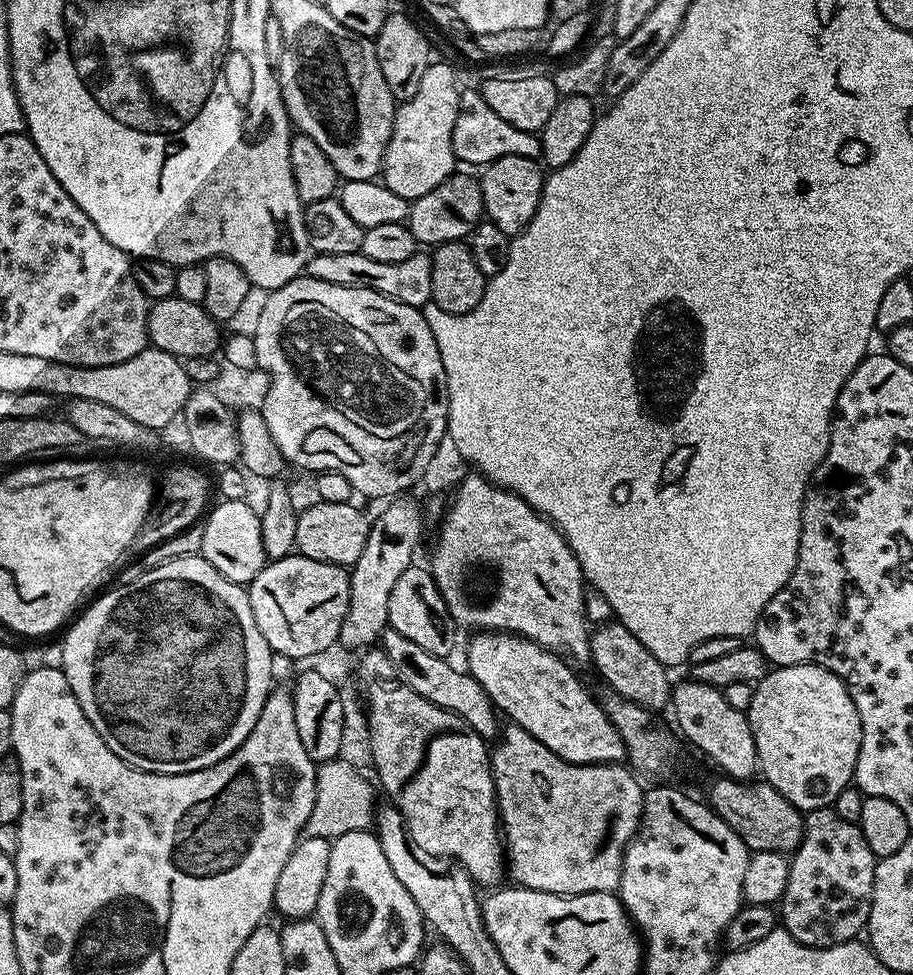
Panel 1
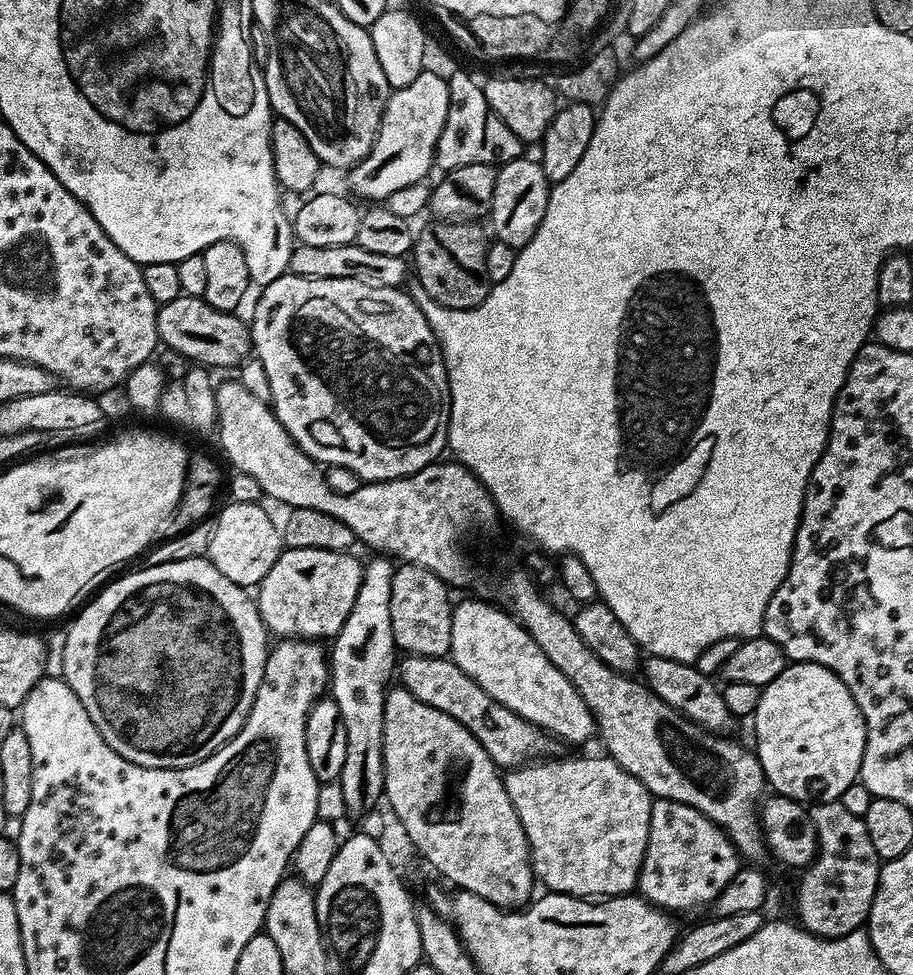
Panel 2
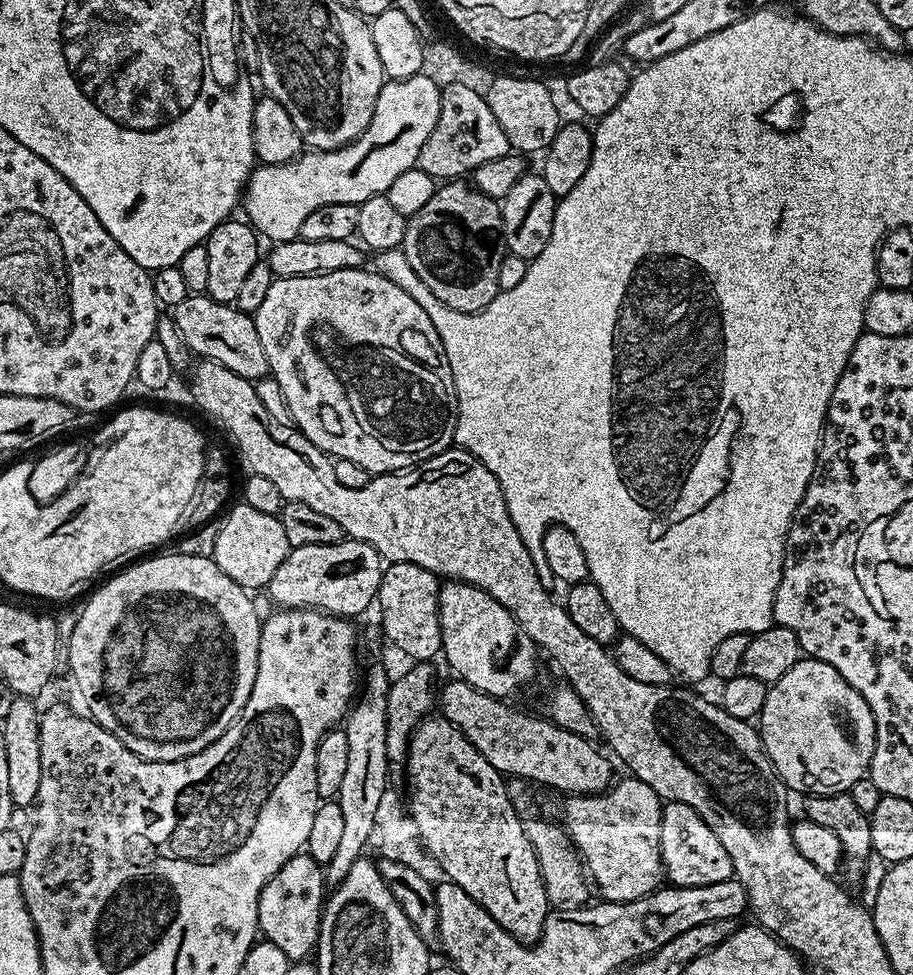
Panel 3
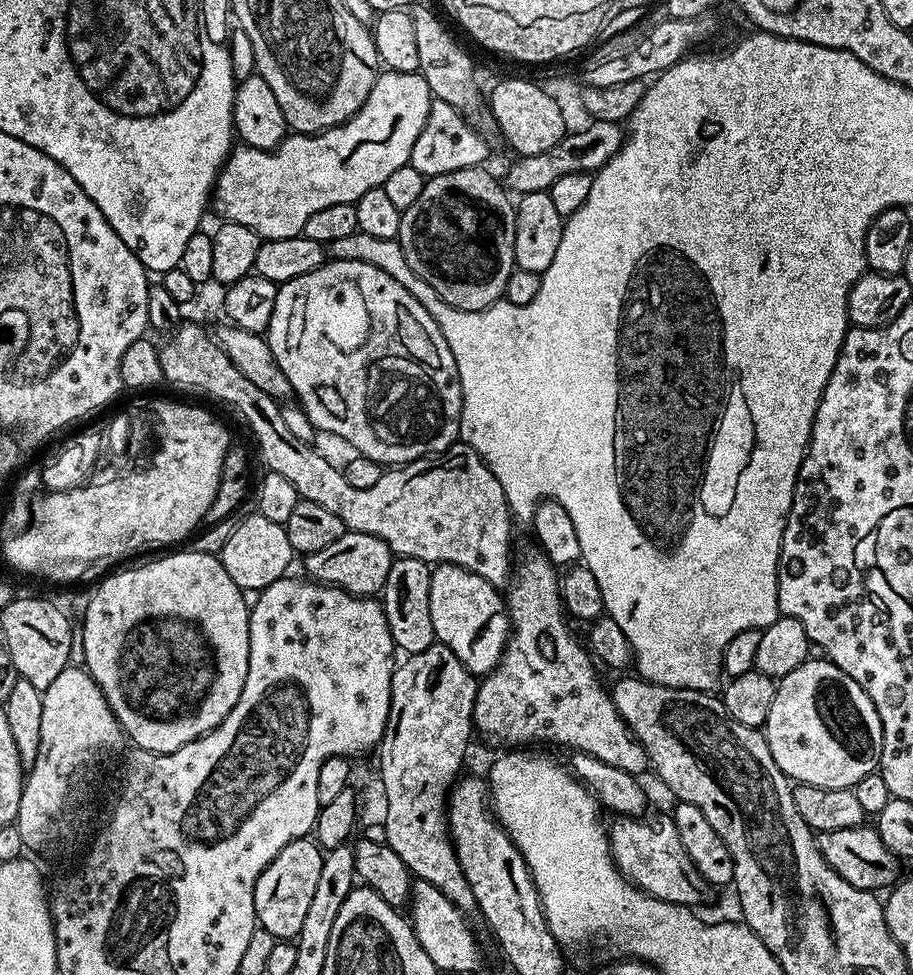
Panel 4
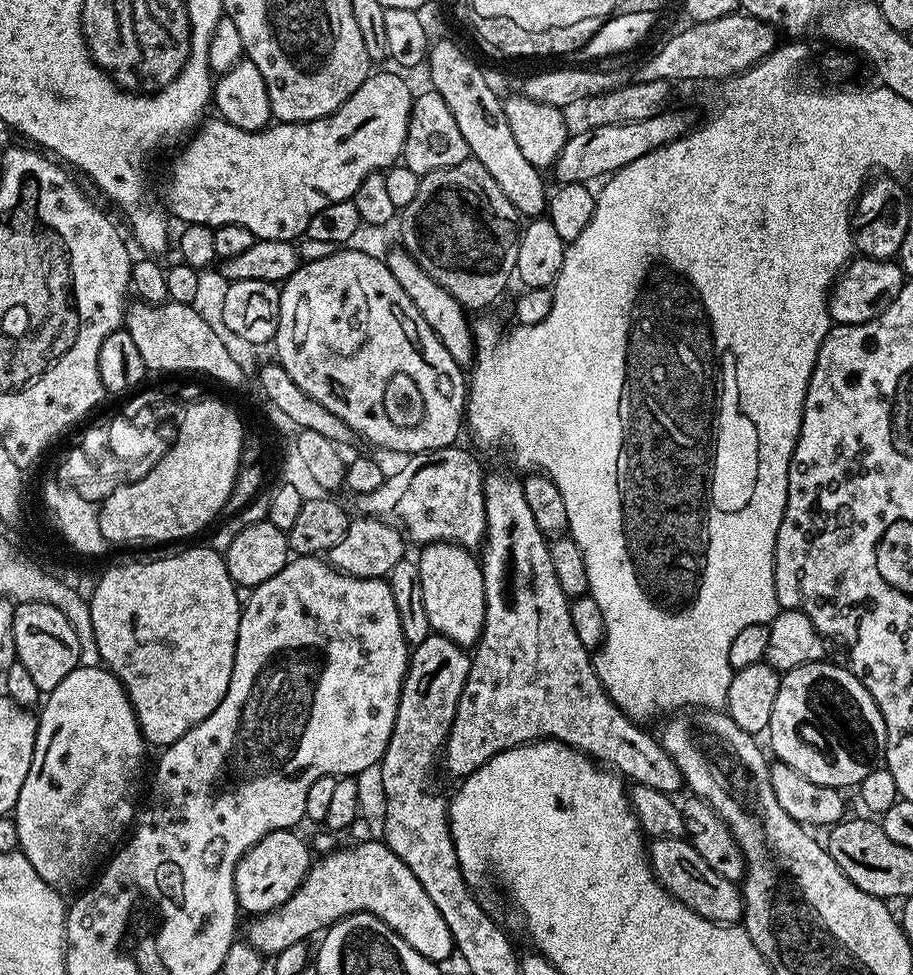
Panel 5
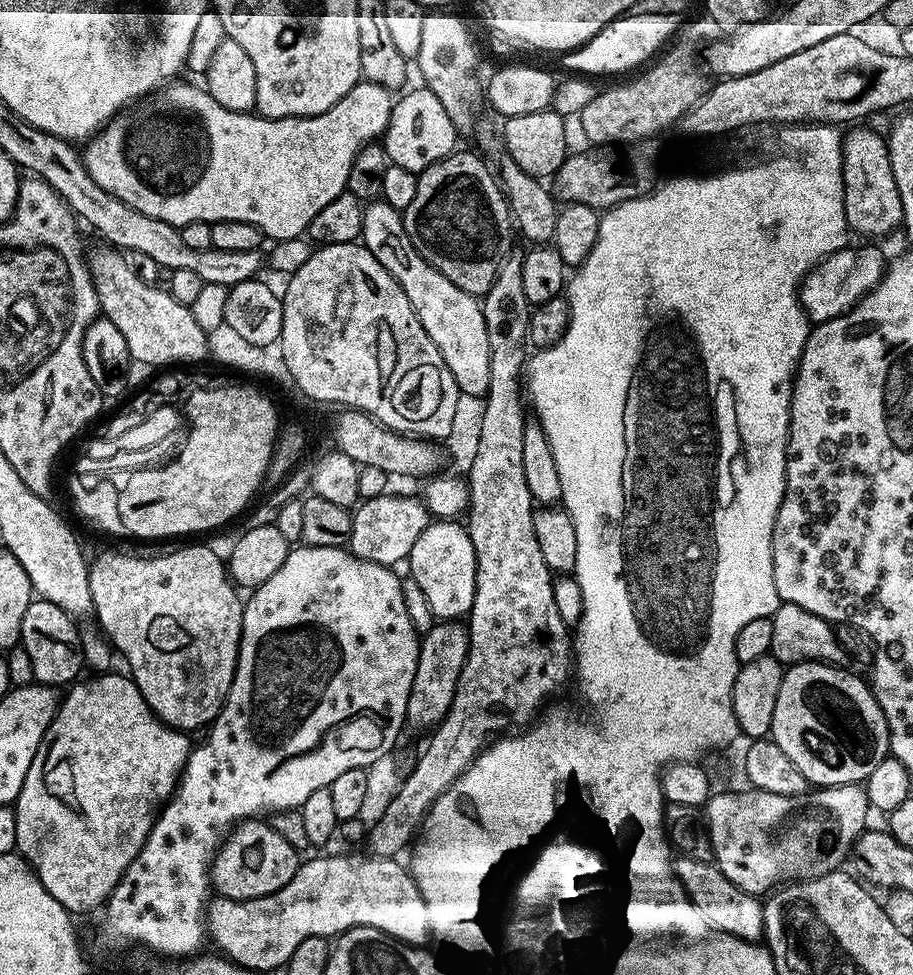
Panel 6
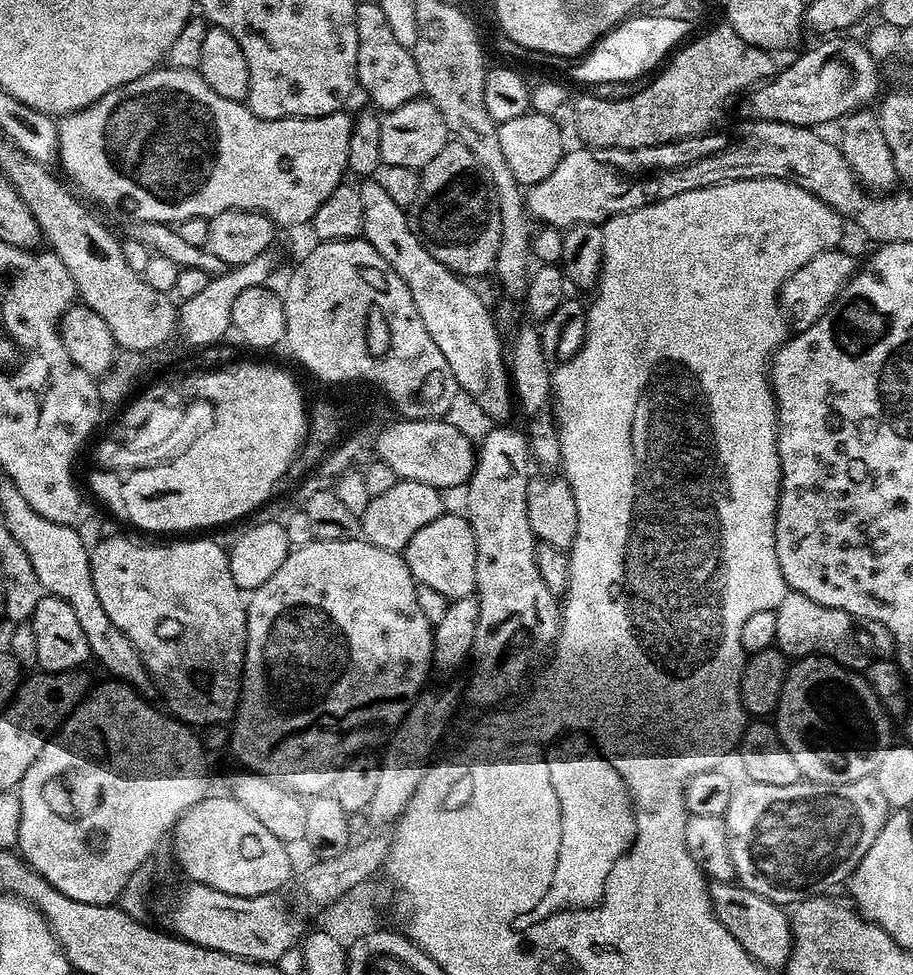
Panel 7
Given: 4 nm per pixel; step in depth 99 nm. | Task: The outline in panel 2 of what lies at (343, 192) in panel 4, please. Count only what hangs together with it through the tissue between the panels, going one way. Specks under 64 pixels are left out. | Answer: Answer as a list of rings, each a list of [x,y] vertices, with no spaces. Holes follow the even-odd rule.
[[[420,72],[410,86],[395,89],[386,102],[386,110],[382,114],[380,129],[376,135],[374,146],[370,154],[352,167],[347,173],[352,188],[360,196],[372,200],[368,202],[383,202],[394,190],[406,190],[406,186],[421,183],[428,171],[433,171],[438,146],[438,134],[442,134],[442,126],[446,122],[448,109],[448,82],[447,79],[428,72]]]

